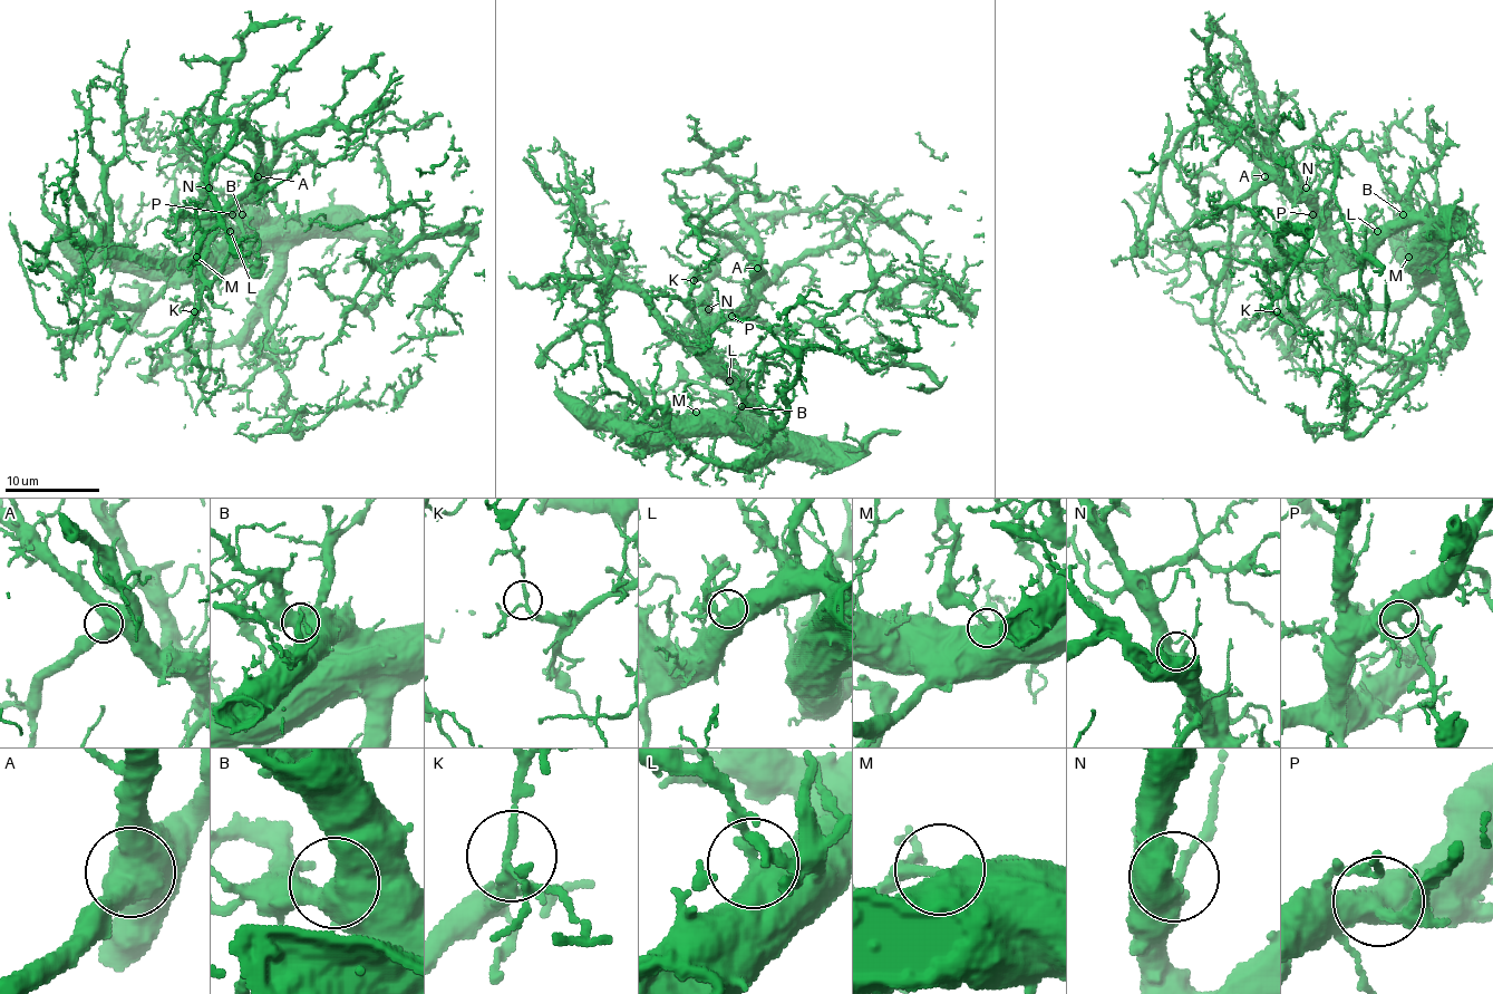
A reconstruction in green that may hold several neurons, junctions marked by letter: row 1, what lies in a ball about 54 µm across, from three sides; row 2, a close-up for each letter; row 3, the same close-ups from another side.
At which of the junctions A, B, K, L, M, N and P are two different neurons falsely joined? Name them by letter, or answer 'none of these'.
none of these

